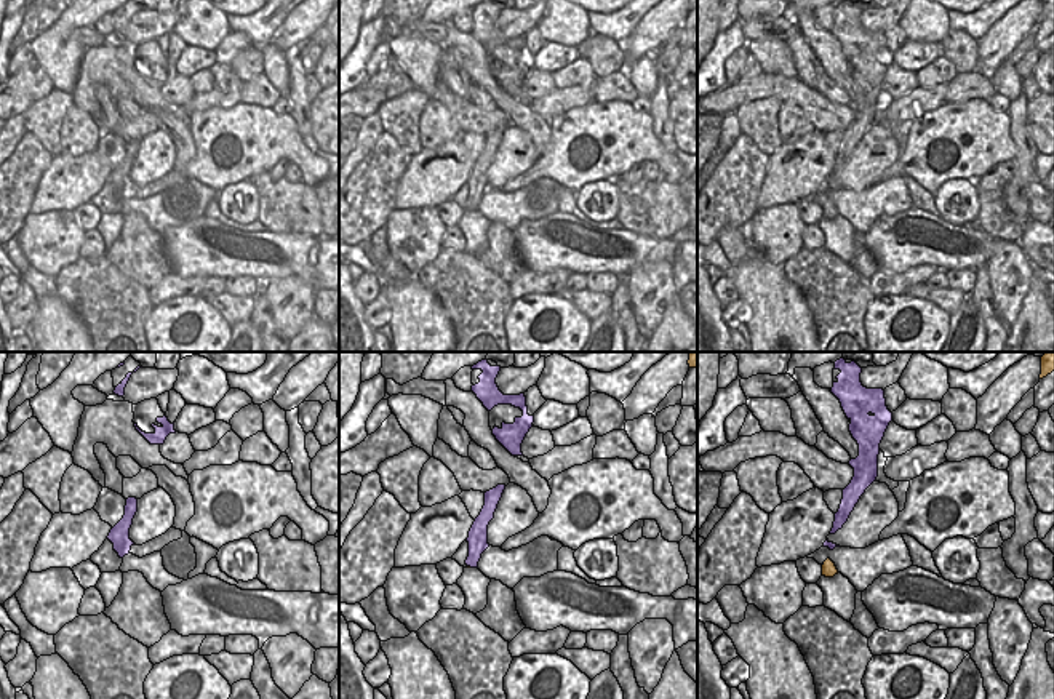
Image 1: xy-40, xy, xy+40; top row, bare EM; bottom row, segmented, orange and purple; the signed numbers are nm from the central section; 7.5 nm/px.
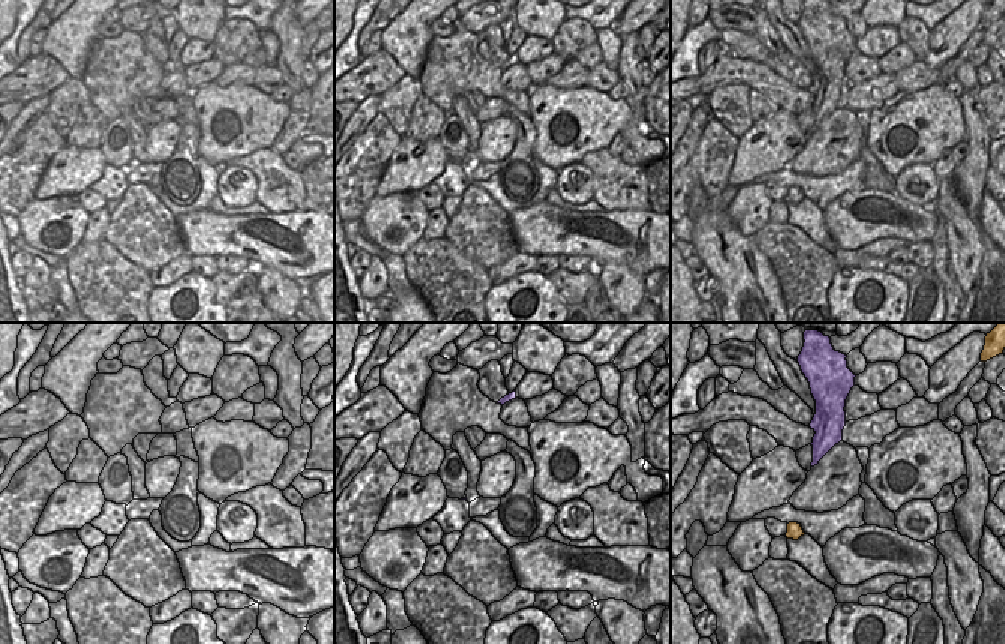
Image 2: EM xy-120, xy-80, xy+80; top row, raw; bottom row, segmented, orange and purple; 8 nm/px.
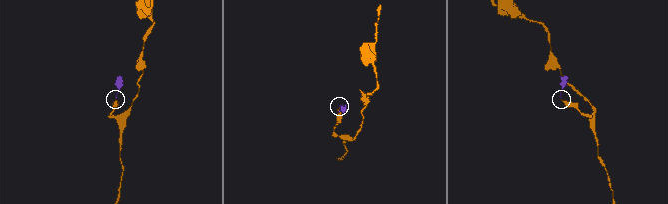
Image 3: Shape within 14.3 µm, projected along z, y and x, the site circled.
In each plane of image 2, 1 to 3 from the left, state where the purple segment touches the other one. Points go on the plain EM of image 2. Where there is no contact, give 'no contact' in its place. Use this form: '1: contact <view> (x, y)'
1: no contact
2: no contact
3: no contact

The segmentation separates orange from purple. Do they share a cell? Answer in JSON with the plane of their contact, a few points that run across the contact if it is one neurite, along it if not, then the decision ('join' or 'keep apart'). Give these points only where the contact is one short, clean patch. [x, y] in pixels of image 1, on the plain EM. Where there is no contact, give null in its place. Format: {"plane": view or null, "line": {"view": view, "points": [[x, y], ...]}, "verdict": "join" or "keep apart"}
{"plane": null, "verdict": "join"}

